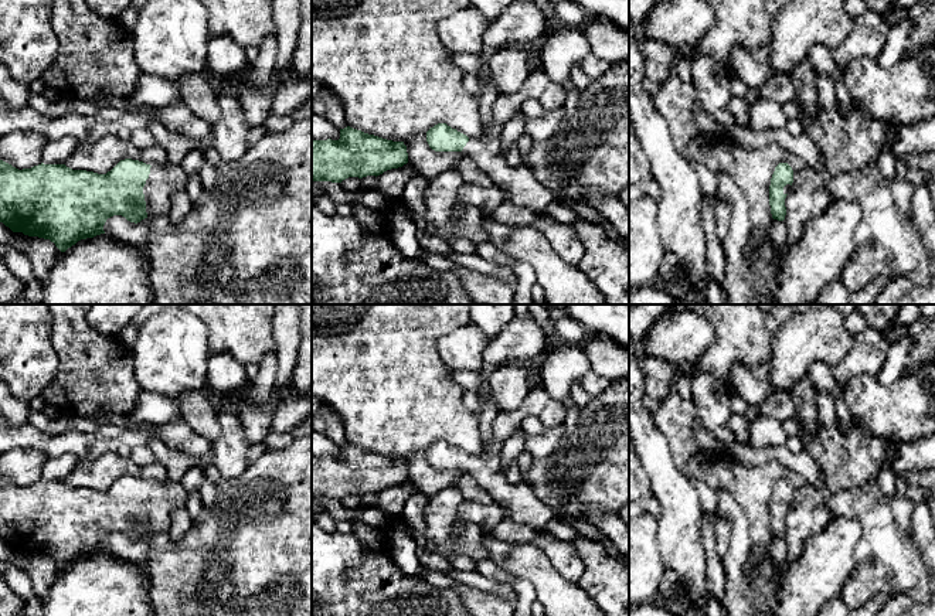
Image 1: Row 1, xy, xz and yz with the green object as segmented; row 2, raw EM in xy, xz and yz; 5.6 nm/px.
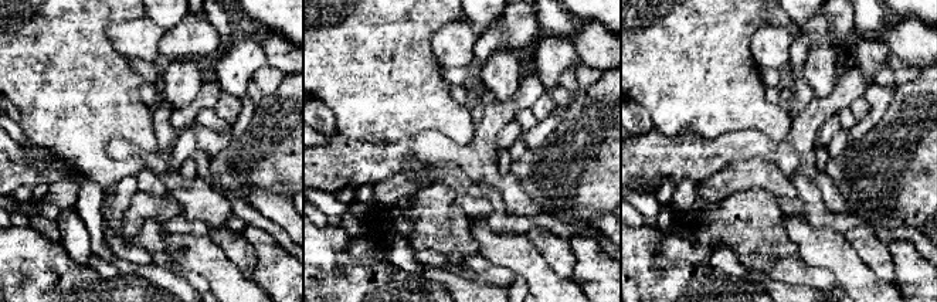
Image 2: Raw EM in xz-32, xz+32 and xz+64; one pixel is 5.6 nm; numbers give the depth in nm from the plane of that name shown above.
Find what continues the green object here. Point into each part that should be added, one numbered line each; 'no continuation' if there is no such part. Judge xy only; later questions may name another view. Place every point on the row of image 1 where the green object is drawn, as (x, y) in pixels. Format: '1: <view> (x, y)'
1: xy (165, 180)

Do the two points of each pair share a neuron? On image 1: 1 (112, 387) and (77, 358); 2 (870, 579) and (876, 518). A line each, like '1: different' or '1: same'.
1: same
2: same

